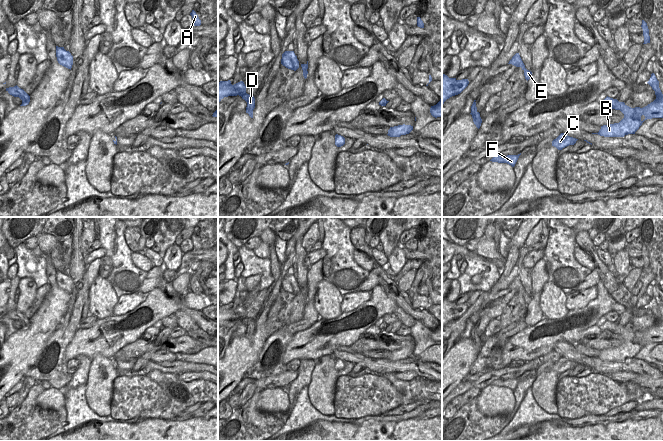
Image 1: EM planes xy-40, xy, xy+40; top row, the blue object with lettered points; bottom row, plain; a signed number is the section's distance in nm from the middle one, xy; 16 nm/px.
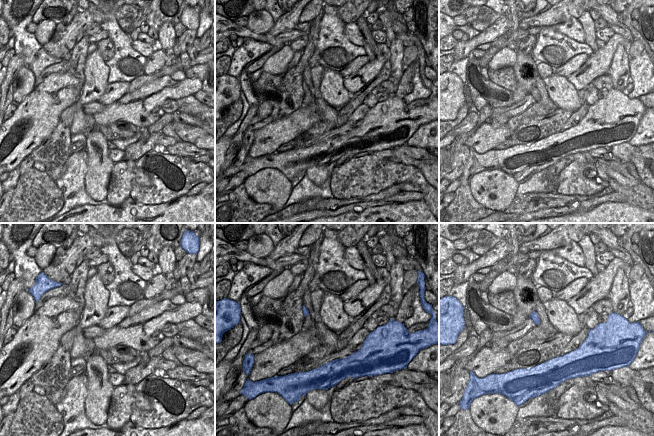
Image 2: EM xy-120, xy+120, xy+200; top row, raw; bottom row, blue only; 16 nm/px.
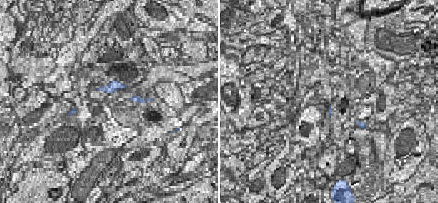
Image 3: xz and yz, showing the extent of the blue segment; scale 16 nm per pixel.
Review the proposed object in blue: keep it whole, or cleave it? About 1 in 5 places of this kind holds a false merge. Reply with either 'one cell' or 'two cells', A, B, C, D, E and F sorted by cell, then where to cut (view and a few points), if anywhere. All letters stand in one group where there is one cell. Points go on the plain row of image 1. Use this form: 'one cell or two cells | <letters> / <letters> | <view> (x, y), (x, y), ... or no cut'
one cell | A B C D E F | no cut

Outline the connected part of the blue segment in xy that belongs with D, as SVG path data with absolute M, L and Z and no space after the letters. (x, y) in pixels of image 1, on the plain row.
M220 305L218 307L218 327L228 320L241 320L247 326L246 337L253 342L253 334L255 332L255 322L252 319L246 317L246 310L243 305L240 305L234 309L231 305Z

